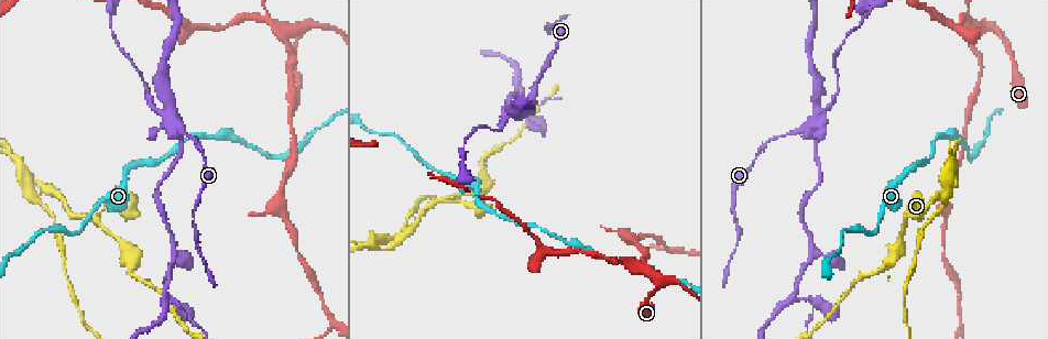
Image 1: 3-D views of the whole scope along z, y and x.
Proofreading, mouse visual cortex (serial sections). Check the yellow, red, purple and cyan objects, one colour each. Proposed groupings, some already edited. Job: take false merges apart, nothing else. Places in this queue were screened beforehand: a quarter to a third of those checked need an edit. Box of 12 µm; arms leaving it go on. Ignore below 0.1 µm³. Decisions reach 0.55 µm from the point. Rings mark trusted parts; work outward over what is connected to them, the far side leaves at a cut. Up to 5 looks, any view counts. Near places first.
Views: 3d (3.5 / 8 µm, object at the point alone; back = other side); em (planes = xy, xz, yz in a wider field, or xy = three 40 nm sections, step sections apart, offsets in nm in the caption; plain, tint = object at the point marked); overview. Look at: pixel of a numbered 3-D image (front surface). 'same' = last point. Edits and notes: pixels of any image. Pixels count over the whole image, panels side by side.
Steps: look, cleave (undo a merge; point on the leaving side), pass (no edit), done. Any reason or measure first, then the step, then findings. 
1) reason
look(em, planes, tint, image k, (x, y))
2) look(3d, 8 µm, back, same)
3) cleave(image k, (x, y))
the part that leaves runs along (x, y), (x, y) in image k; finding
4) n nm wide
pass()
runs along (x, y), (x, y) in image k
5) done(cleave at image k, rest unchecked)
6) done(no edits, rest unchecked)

thin neck
look(em, xy, step 1, tint, image 1, (905, 216))

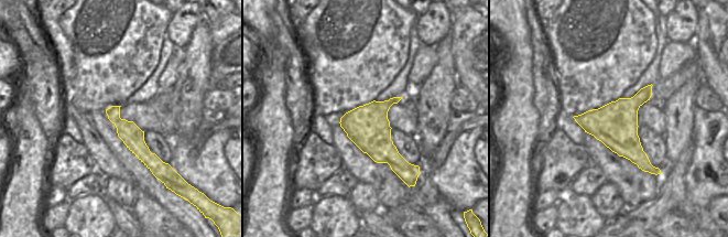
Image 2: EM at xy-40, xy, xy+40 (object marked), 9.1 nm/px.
wider look
look(3d, 3.5 µm, same)

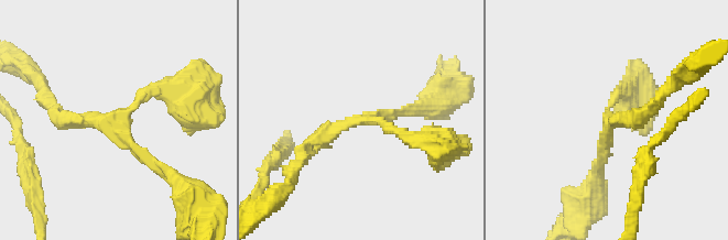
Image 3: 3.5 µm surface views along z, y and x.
pass()
all the same cell

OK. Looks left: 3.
sharp bend
look(3d, 3.5 µm, image 1, (810, 131))

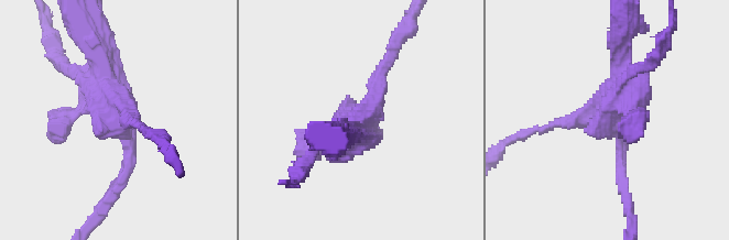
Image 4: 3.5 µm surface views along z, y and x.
need the tissue
look(em, planes, tint, image 4, (367, 119))

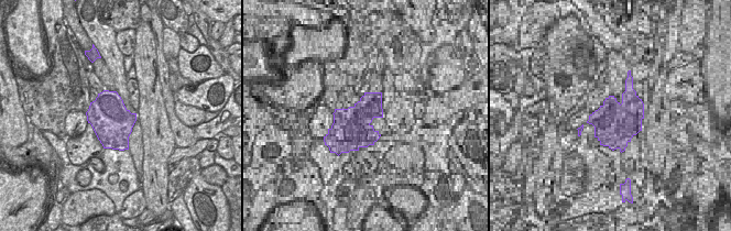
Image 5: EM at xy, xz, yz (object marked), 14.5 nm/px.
cleave(image 4, (88, 36))
a second cell is stuck on

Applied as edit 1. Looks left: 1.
done(cleave at image 4, rest unchecked)

